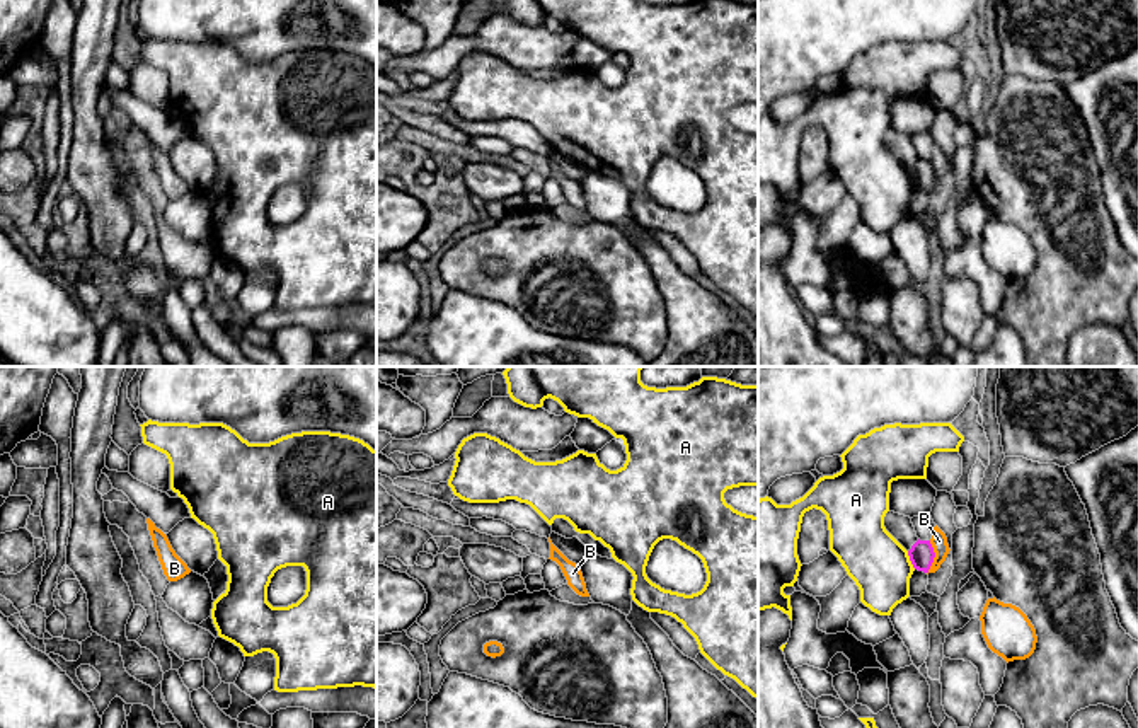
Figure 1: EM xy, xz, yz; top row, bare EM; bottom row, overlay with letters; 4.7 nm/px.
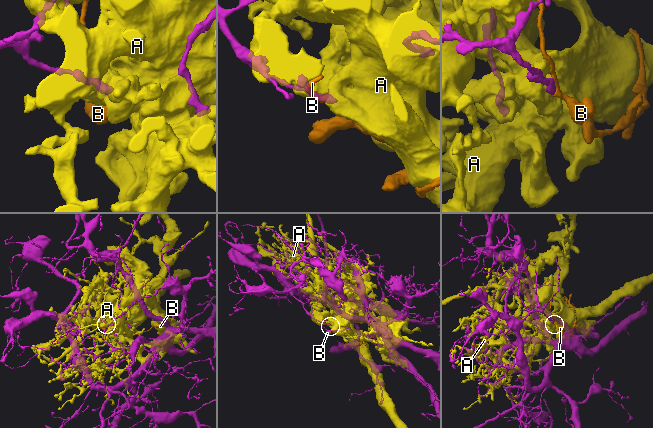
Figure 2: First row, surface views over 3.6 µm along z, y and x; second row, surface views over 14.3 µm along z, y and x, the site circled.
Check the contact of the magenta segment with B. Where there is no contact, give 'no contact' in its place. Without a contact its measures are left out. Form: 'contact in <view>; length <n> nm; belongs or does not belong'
contact in yz; length 160 nm; does not belong

